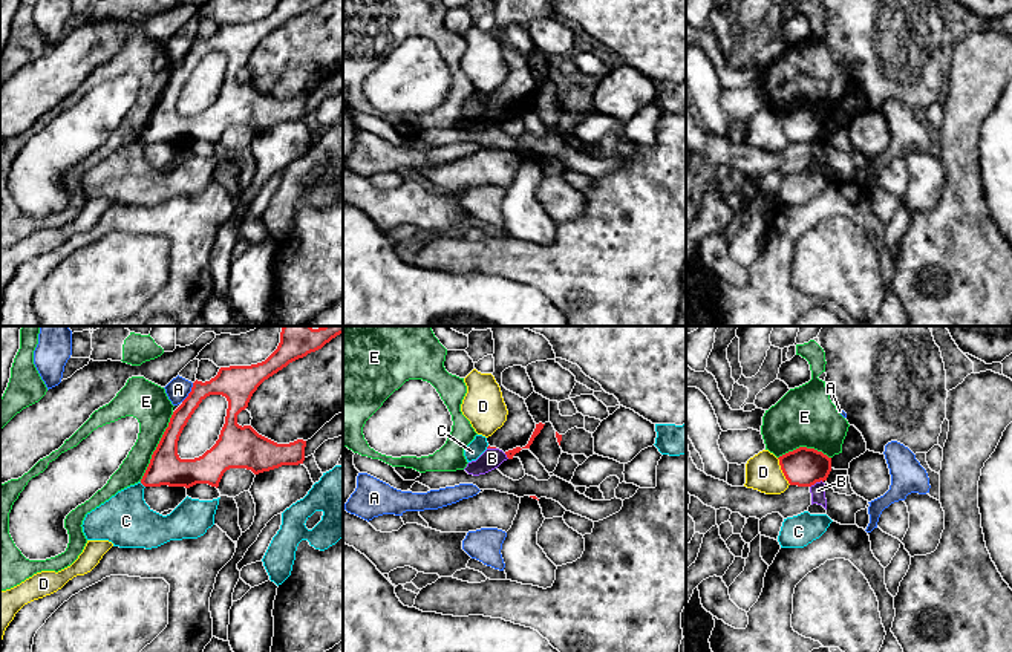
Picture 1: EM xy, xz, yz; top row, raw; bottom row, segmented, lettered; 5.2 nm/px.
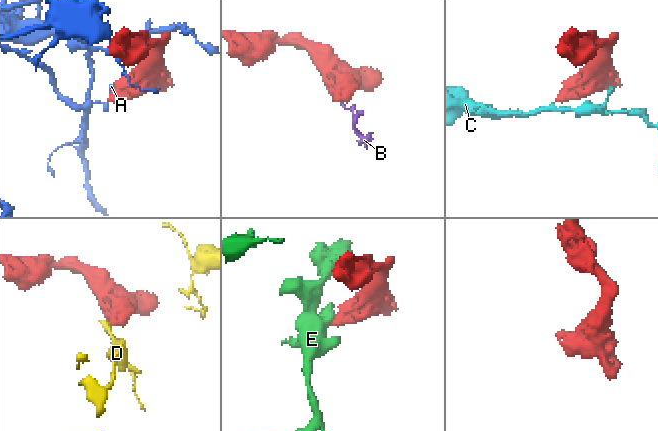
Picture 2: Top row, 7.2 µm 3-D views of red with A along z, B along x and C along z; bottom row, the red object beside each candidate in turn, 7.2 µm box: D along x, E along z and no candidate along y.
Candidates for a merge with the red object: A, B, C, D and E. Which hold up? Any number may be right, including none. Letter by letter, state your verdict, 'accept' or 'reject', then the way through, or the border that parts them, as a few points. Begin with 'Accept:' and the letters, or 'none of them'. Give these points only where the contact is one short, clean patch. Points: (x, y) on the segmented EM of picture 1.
Accept: none of them
A: reject
B: reject; border yz (822, 481), (810, 487)
C: reject; border xy (140, 482), (144, 487)
D: reject; border yz (776, 458), (784, 478), (790, 484)
E: reject; border xy (173, 412), (140, 481)

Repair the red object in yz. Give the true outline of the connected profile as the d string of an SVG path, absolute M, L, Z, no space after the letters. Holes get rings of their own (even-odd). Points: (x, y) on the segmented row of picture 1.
M799 447L778 459L790 485L811 487L827 481L831 471L831 458L814 448Z

